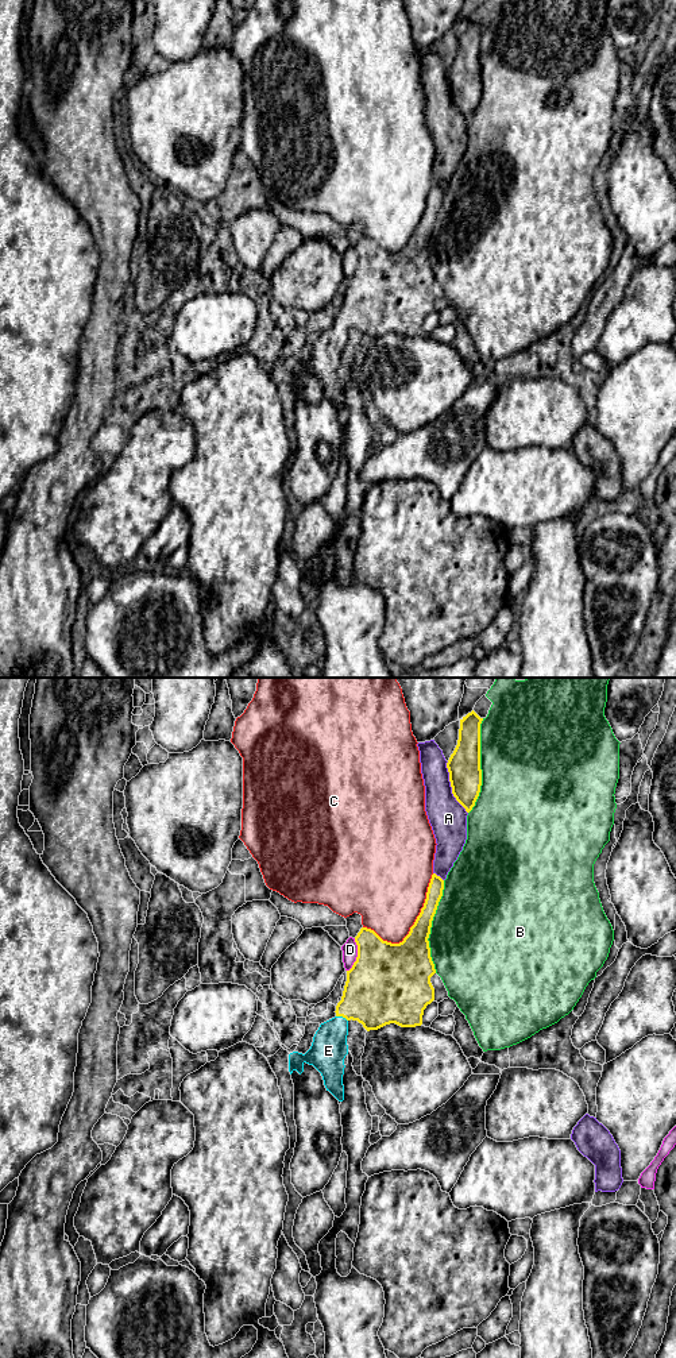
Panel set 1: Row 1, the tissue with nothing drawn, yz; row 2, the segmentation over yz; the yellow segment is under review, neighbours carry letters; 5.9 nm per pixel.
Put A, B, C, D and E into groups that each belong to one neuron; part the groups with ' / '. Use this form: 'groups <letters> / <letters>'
groups A / B / C / D / E

